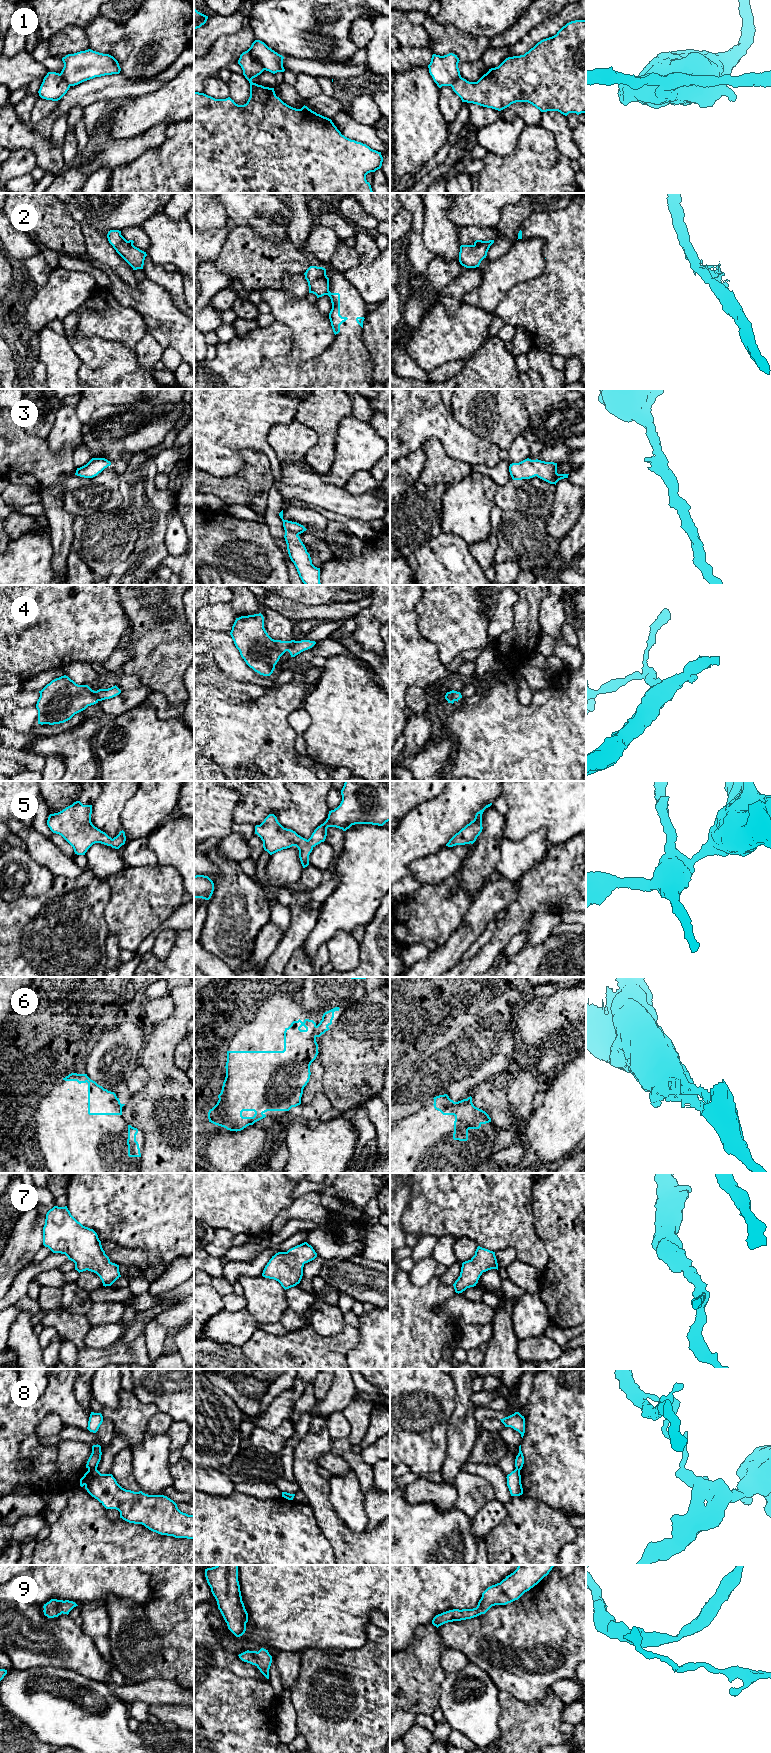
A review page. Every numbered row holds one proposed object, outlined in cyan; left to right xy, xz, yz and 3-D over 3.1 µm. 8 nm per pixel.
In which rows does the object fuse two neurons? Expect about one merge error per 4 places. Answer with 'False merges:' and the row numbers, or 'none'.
False merges: 1, 2, 4, 6, 8

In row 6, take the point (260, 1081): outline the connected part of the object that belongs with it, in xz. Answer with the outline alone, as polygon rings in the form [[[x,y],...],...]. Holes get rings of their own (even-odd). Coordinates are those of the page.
[[[313,1020],[293,1021],[284,1031],[283,1051],[227,1051],[226,1077],[217,1104],[209,1110],[209,1122],[230,1131],[241,1131],[266,1117],[267,1111],[289,1111],[301,1104],[303,1089],[310,1079],[310,1065],[318,1055],[315,1037],[316,1023]],[[243,1111],[254,1111],[253,1117],[243,1117]]]

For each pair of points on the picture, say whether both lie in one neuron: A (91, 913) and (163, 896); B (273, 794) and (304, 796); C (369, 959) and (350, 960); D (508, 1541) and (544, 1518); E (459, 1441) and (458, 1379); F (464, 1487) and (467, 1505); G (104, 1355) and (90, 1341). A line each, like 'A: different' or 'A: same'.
A: different
B: different
C: different
D: same
E: same
F: same
G: different

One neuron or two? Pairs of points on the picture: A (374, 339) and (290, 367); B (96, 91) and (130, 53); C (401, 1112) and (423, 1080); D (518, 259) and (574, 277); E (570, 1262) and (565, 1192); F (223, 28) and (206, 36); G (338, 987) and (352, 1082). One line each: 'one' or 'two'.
A: two
B: two
C: one
D: two
E: one
F: one
G: two

